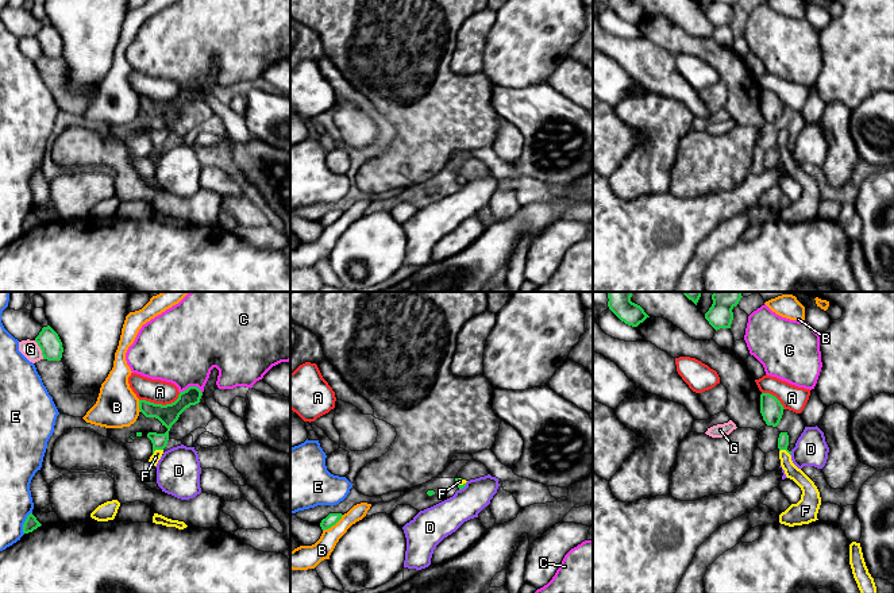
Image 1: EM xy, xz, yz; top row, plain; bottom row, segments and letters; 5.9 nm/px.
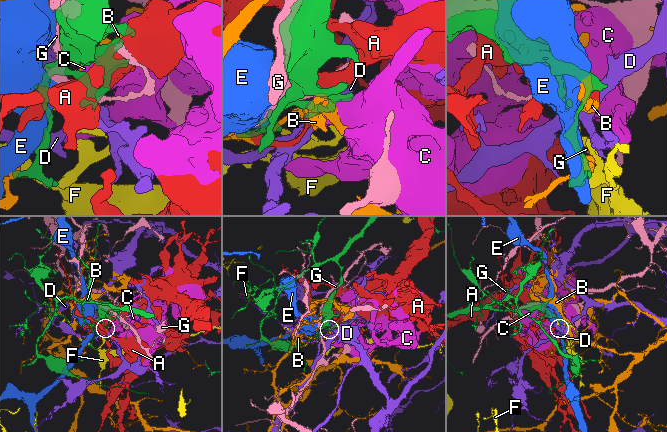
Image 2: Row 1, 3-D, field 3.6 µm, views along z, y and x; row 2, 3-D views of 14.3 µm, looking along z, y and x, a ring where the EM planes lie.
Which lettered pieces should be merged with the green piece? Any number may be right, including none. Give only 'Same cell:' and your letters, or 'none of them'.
Same cell: none of them

